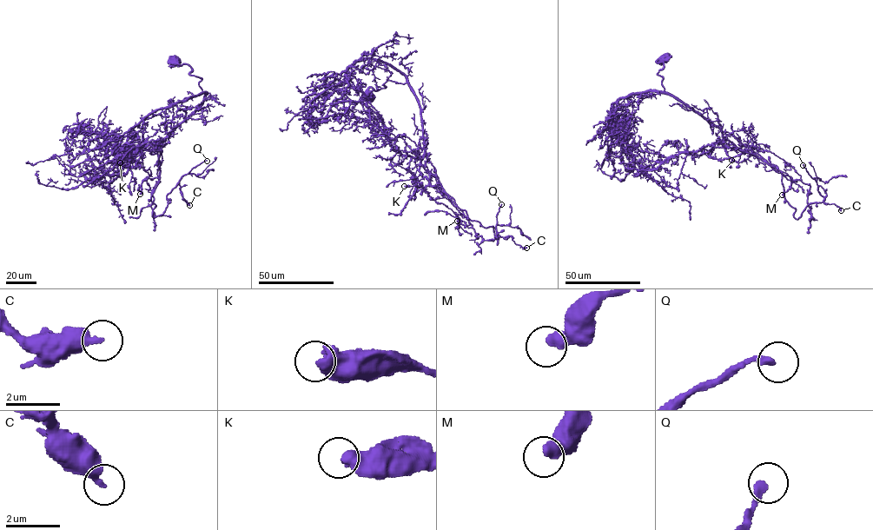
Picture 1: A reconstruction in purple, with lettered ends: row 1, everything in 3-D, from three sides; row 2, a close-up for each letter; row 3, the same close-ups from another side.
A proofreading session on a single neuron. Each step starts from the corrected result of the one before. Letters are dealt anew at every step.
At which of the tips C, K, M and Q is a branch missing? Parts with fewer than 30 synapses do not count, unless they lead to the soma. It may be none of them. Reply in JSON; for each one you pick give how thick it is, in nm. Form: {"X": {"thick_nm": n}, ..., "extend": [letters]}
{"Q": {"thick_nm": 240}, "extend": ["Q"]}

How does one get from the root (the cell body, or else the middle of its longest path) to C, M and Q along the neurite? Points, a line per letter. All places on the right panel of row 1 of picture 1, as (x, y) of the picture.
C: (664, 57), (664, 92), (777, 167), (794, 217), (823, 201), (819, 186), (841, 210)
M: (664, 57), (657, 75), (664, 92), (766, 171), (789, 175), (782, 195)
Q: (664, 57), (657, 75), (664, 92), (717, 126), (724, 140), (777, 167), (796, 219), (824, 198), (803, 165)

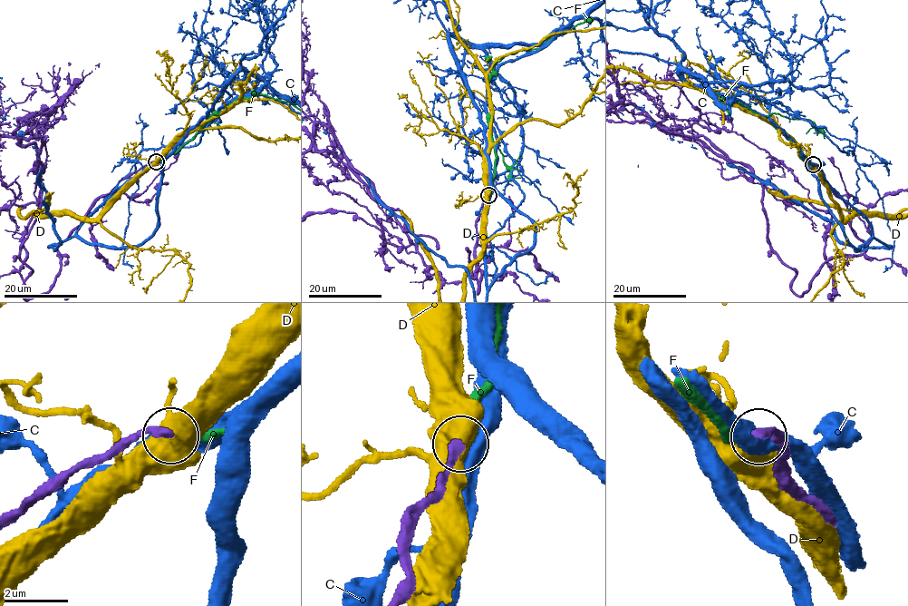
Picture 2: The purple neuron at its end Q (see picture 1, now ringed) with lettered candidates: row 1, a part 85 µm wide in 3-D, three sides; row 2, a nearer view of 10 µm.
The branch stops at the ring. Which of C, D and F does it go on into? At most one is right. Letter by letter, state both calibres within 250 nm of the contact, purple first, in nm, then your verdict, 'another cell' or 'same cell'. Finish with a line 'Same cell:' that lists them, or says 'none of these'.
C: 280/480 nm | another cell
D: 260/750 nm | another cell
F: 260/280 nm | same cell
Same cell: F

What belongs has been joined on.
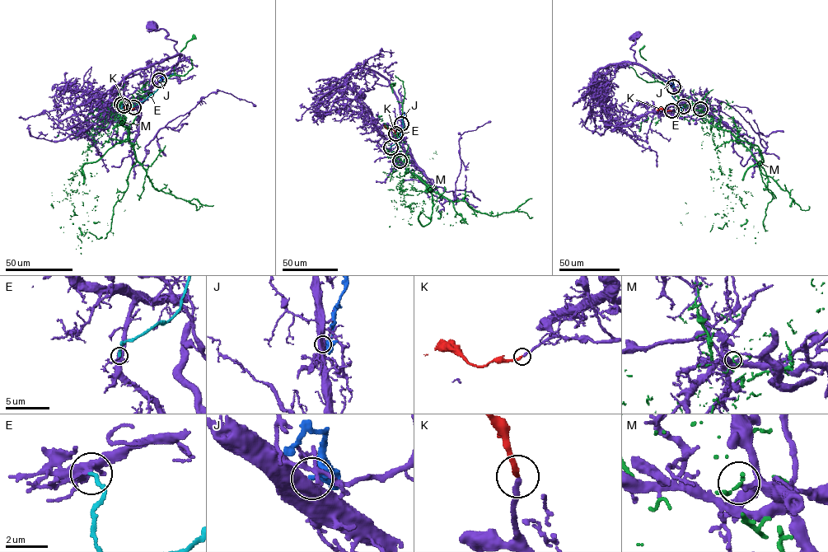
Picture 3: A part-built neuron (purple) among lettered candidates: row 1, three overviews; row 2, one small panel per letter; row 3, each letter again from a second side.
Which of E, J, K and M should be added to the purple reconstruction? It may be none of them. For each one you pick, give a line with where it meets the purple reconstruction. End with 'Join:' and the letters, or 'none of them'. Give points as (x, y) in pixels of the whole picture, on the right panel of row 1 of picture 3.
K: (671, 110)
Join: K

